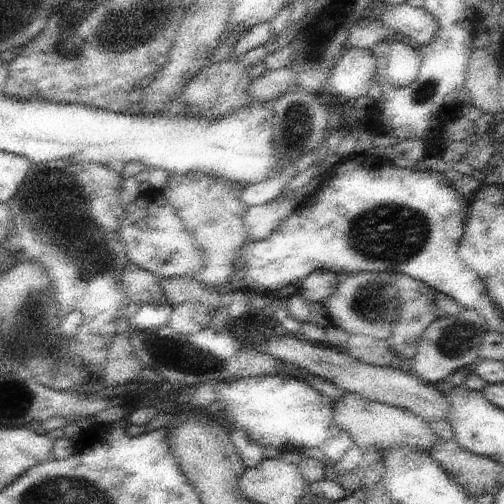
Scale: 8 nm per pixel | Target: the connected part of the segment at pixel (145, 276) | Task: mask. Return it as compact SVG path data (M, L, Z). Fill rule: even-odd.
M134 263L126 264L122 272L122 286L130 301L136 304L164 302L165 296L160 286L159 277L153 272L144 270Z

